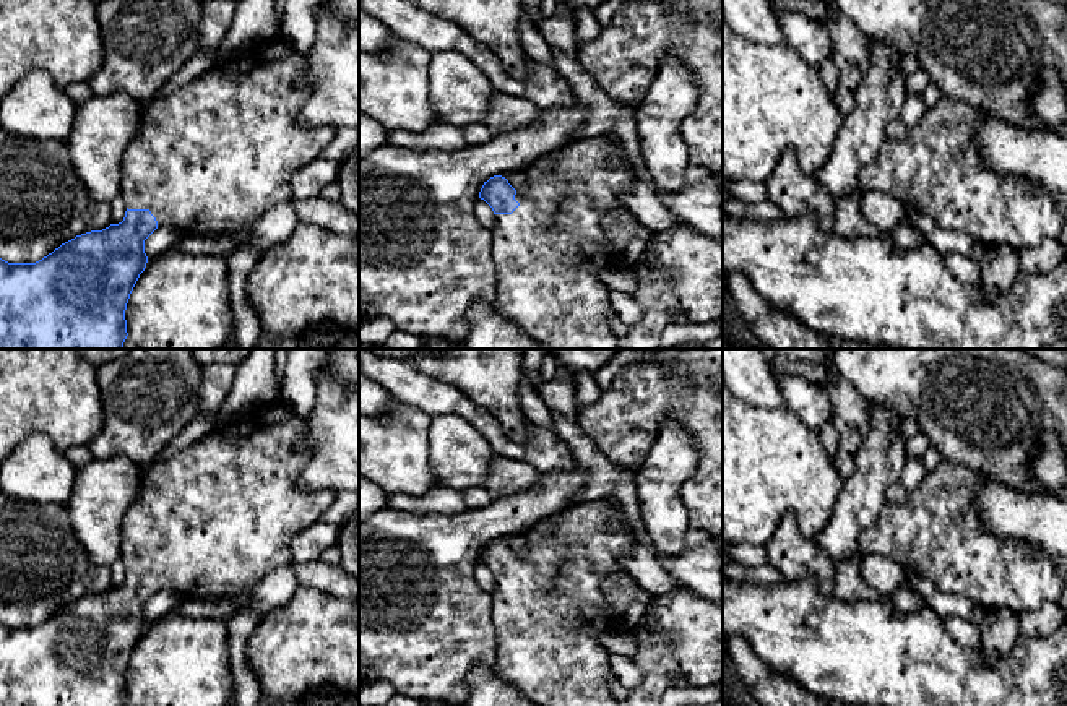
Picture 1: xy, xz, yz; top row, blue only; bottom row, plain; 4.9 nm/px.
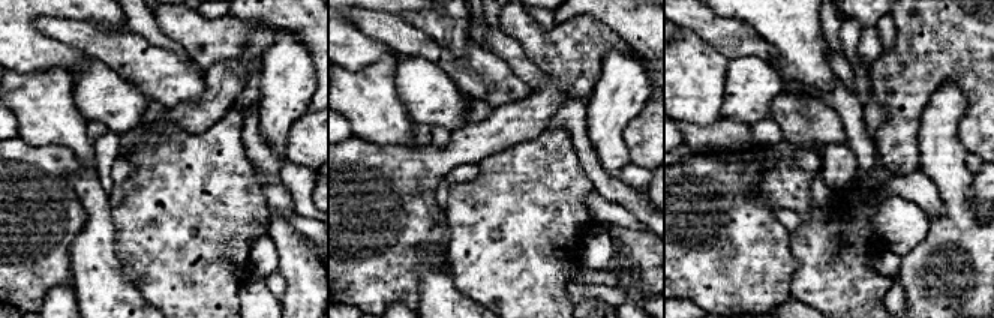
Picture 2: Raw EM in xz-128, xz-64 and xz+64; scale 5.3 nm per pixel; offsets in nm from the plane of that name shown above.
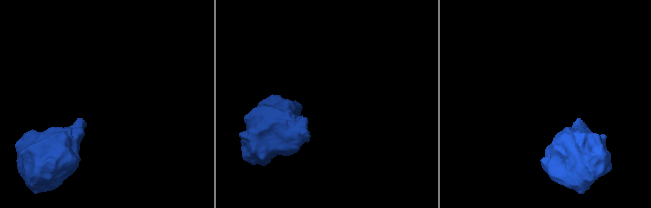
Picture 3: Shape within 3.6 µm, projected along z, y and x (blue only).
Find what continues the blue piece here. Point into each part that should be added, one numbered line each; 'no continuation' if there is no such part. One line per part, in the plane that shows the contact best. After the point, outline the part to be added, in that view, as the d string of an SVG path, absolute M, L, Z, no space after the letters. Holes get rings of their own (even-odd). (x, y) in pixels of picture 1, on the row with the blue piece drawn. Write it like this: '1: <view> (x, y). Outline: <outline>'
1: xy (216, 154). Outline: M274 36L271 41L252 44L232 57L216 62L210 70L203 71L182 88L172 91L167 96L153 99L149 105L141 112L141 130L127 146L122 157L122 185L125 206L128 209L149 209L158 221L158 227L169 226L179 232L179 235L224 235L240 230L244 226L255 224L261 216L271 211L276 204L292 200L291 179L292 175L322 156L322 151L330 144L335 136L335 127L300 127L297 123L297 114L309 97L309 86L299 83L299 76L305 70L307 62L284 36Z

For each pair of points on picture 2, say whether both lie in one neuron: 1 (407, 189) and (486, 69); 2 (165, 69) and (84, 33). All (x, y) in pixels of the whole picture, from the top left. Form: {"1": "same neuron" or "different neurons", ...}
{"1": "different neurons", "2": "same neuron"}

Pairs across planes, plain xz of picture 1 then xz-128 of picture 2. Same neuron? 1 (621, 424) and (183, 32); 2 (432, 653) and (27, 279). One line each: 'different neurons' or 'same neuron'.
1: same neuron
2: same neuron

